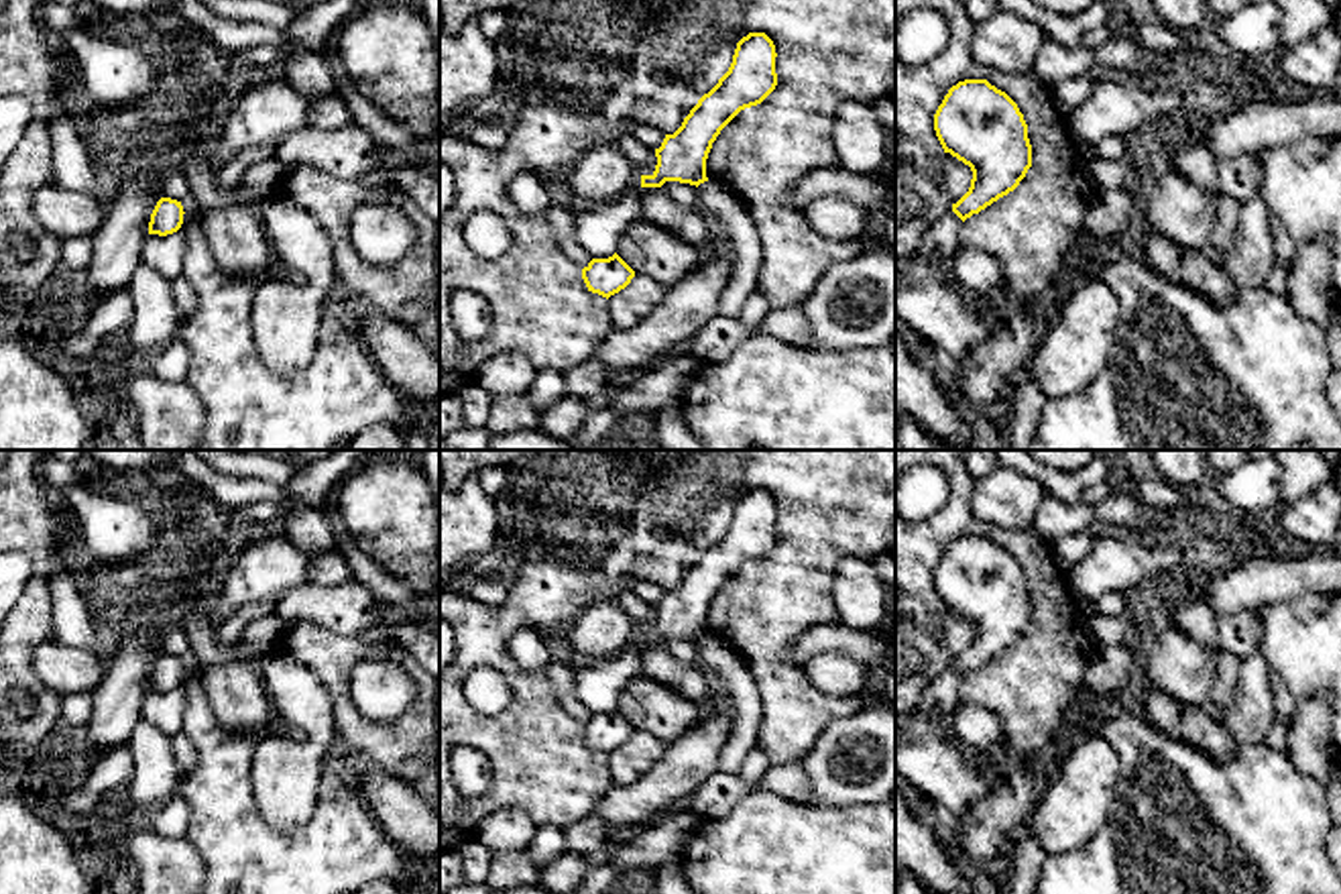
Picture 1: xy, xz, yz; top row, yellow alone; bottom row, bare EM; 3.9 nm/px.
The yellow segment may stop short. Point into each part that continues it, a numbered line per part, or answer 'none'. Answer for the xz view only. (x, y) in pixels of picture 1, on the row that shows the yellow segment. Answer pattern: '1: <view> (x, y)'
none

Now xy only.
none

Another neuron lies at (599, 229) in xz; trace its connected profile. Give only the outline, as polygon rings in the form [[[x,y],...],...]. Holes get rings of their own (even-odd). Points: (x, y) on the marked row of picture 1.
[[[641,185],[621,198],[594,202],[590,210],[572,218],[576,242],[592,259],[608,259],[617,253],[621,234],[643,220]]]

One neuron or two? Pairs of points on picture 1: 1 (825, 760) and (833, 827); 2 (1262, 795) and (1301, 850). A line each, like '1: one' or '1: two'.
1: two
2: one

